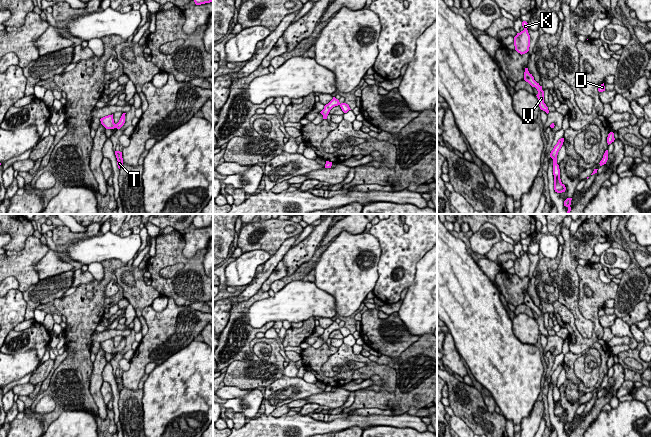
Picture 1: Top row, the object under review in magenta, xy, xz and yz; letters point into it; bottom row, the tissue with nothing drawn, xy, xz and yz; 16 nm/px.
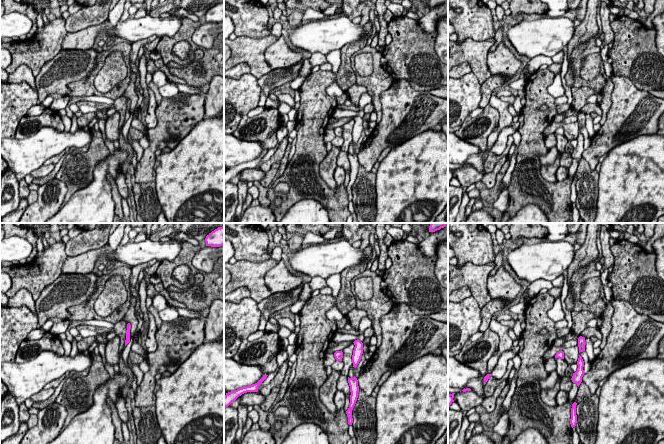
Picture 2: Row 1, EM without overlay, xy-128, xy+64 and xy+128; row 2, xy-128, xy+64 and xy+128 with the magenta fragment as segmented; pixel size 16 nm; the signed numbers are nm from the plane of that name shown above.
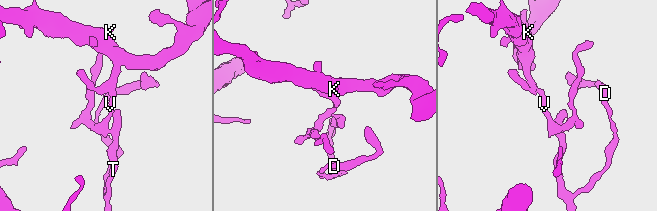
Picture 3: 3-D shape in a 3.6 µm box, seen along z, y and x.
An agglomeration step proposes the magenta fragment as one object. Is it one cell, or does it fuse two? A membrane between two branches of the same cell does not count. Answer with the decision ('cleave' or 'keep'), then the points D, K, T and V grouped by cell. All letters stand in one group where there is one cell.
keep | D K T V

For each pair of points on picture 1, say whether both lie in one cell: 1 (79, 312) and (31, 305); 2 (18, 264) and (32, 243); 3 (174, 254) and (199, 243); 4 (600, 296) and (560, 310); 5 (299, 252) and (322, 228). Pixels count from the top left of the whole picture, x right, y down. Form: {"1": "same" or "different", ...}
{"1": "different", "2": "same", "3": "different", "4": "same", "5": "same"}

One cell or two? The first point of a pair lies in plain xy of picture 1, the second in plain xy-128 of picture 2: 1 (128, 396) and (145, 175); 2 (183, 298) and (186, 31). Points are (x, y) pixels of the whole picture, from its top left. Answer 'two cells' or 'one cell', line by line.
1: two cells
2: one cell

